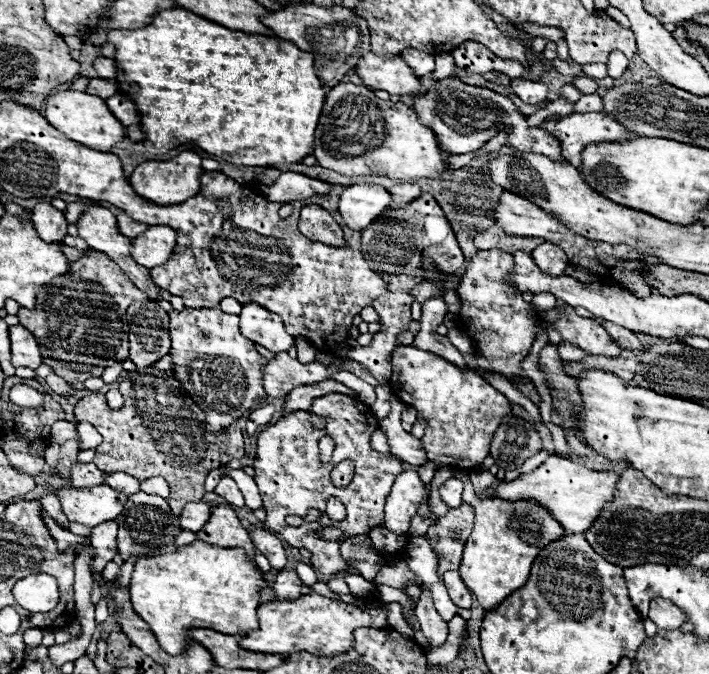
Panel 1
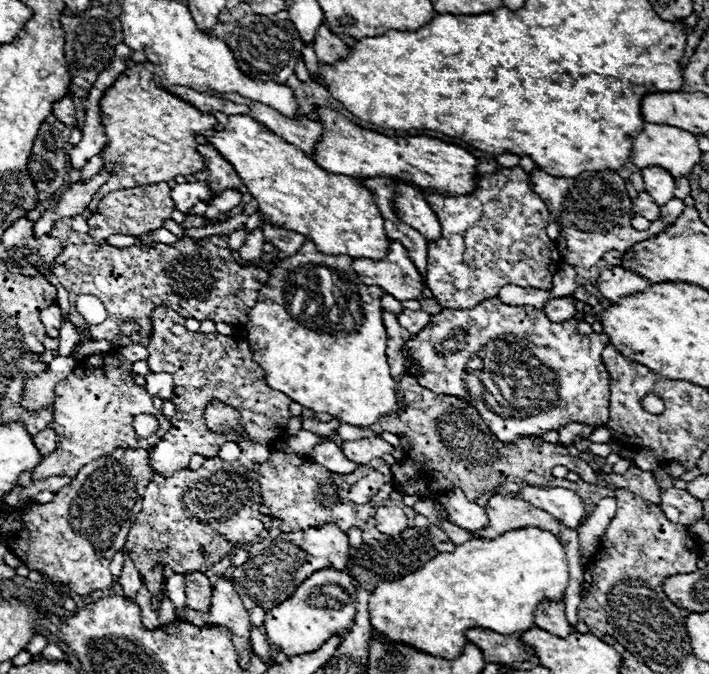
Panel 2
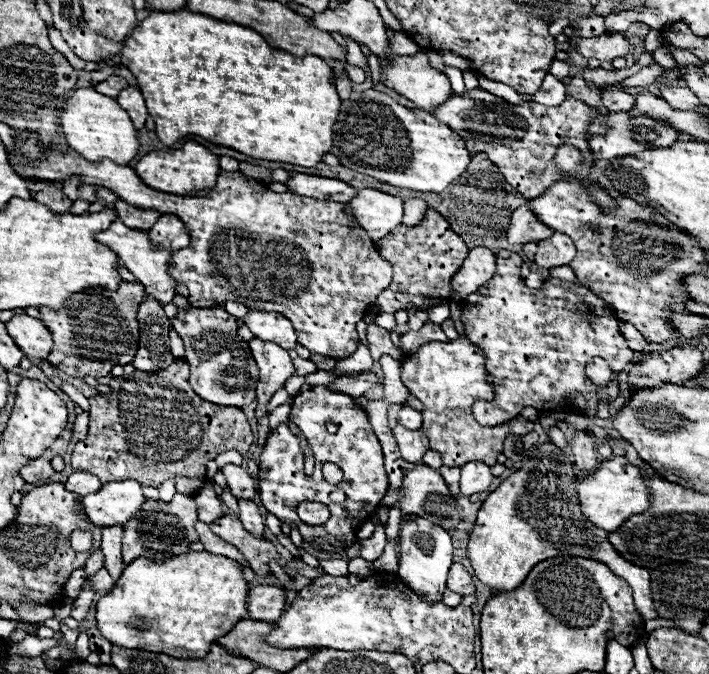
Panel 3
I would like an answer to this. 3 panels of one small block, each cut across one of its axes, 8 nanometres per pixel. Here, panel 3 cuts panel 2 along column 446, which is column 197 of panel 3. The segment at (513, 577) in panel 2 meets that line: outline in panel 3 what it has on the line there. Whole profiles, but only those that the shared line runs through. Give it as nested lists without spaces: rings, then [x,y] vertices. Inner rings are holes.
[[[186,552],[164,562],[154,562],[152,558],[136,558],[128,564],[122,576],[116,580],[114,588],[100,598],[96,604],[96,622],[104,638],[114,646],[138,648],[156,654],[168,654],[174,658],[204,658],[210,646],[248,616],[248,584],[242,576],[242,564],[226,556],[210,552]]]

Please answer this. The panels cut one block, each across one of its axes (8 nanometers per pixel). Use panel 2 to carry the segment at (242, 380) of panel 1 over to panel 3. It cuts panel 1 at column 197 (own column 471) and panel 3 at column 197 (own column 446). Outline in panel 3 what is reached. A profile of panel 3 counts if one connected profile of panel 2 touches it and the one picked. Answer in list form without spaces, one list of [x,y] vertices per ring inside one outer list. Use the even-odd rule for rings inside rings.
[[[222,306],[218,308],[180,308],[178,314],[170,320],[178,336],[186,346],[186,362],[190,366],[190,386],[194,392],[214,404],[220,406],[236,406],[244,408],[256,398],[258,384],[258,368],[250,354],[248,342],[234,336],[234,326],[238,326],[238,318],[228,314]]]

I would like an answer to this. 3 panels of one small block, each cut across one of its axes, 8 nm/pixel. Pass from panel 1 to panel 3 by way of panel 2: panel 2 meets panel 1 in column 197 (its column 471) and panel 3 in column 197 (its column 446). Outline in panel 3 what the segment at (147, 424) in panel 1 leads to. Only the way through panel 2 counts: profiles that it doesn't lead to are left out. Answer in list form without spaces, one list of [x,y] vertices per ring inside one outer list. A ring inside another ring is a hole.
[[[182,360],[172,362],[166,370],[158,370],[154,374],[134,370],[132,374],[124,374],[120,378],[112,378],[110,382],[112,394],[102,396],[96,394],[90,400],[90,430],[84,442],[78,442],[72,450],[72,468],[84,470],[100,478],[100,482],[138,480],[144,486],[158,486],[164,480],[176,480],[176,490],[180,494],[196,494],[206,478],[206,464],[214,460],[220,452],[236,450],[242,456],[248,454],[252,444],[250,424],[240,408],[218,406],[206,402],[194,394],[188,384],[188,366]],[[166,452],[190,452],[182,460],[168,462]]]

